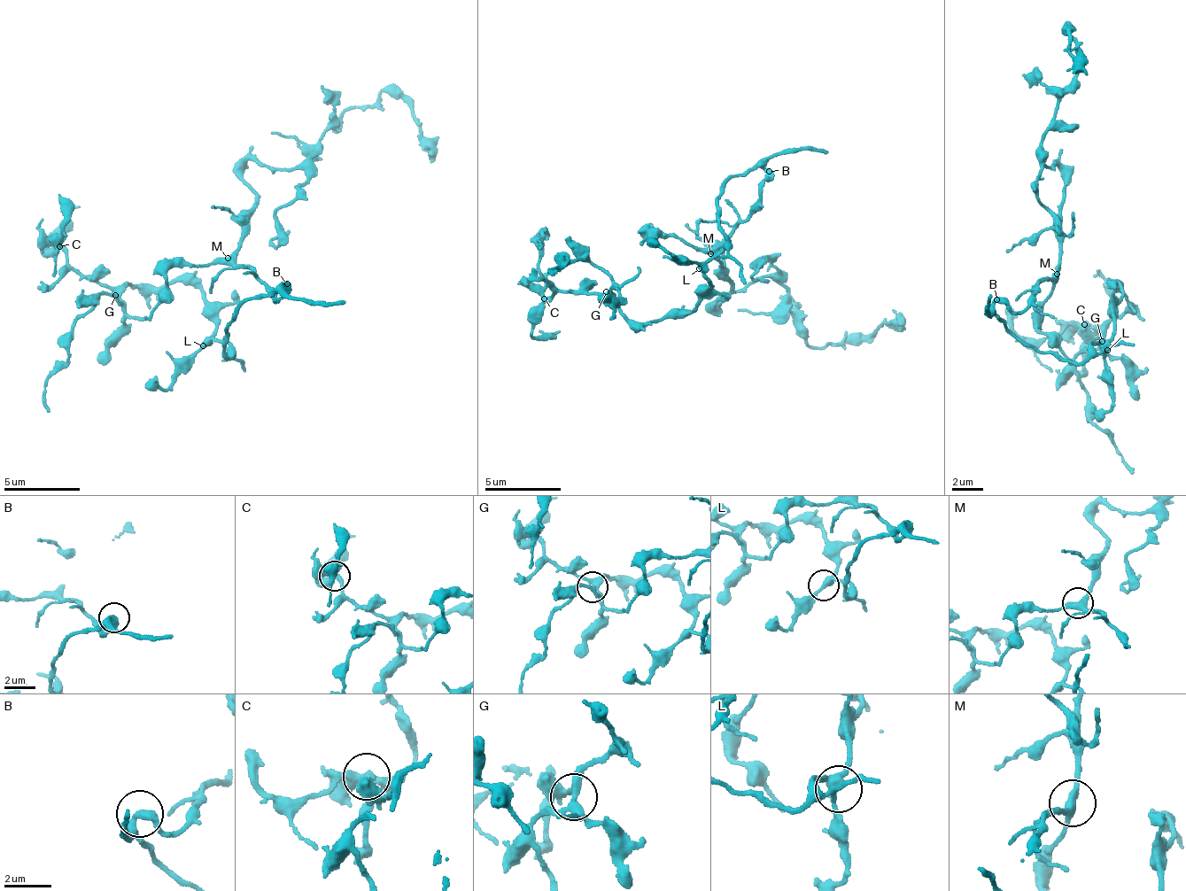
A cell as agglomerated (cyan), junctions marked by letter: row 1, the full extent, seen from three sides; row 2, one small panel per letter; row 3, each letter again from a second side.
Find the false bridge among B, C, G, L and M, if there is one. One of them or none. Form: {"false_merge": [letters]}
{"false_merge": []}

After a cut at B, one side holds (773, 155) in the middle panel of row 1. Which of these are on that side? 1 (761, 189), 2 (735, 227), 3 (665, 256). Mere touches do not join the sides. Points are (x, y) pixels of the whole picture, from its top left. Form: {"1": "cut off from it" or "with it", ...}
{"1": "cut off from it", "2": "cut off from it", "3": "with it"}

